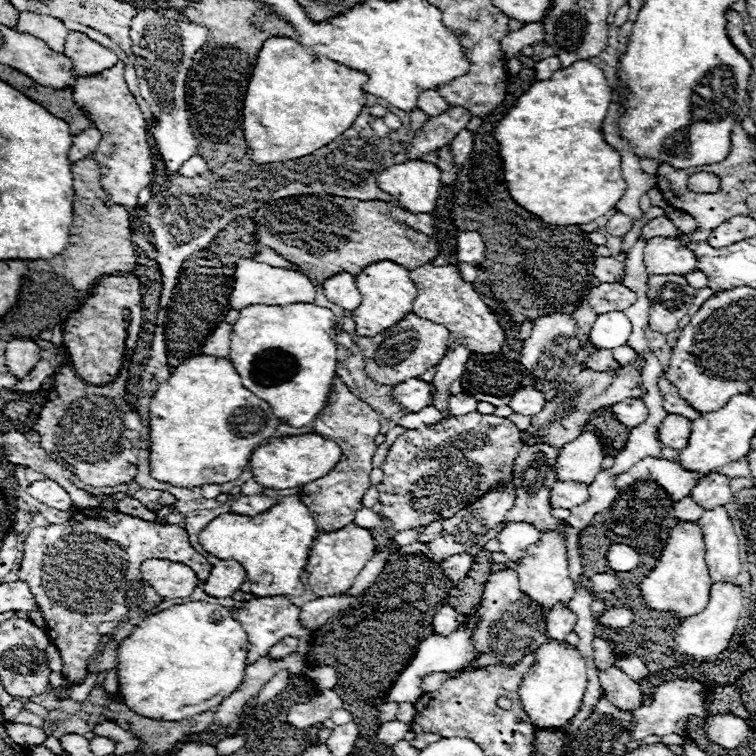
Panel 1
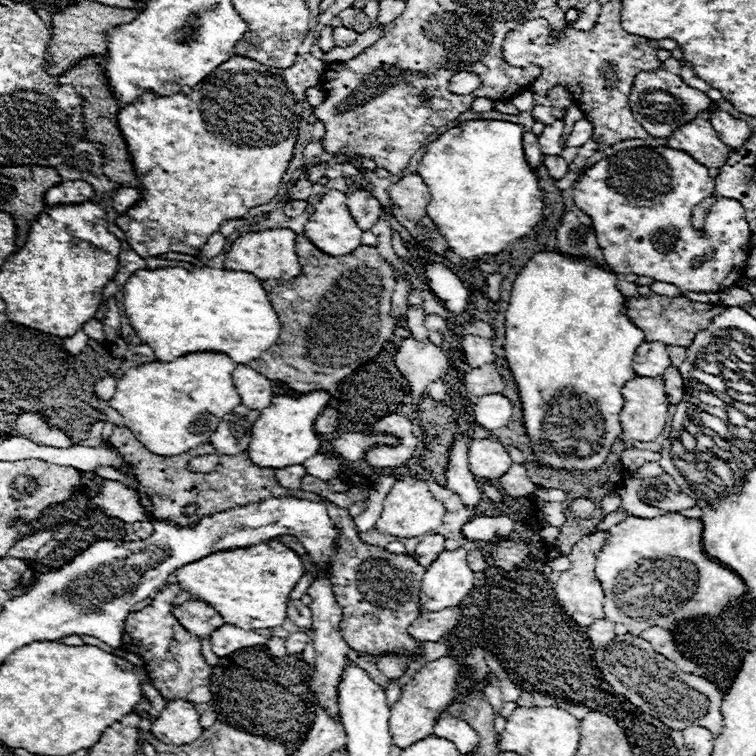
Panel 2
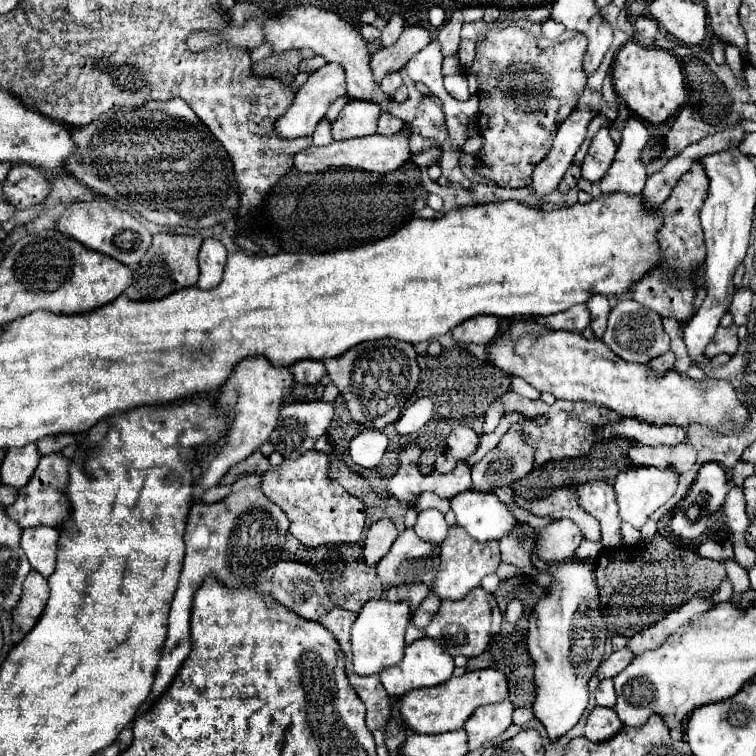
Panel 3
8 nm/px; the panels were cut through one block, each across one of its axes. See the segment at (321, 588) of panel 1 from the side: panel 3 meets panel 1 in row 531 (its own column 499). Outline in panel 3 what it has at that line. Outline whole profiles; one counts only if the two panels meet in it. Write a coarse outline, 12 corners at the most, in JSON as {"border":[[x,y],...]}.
{"border":[[516,318],[490,362],[558,400],[714,434],[750,422],[728,380],[622,360]]}

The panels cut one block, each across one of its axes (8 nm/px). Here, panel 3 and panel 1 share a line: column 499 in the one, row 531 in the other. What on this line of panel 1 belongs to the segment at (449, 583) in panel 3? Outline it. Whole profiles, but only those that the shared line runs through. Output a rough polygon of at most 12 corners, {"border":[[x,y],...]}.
{"border":[[566,528],[542,532],[516,572],[526,596],[550,610],[568,604]]}

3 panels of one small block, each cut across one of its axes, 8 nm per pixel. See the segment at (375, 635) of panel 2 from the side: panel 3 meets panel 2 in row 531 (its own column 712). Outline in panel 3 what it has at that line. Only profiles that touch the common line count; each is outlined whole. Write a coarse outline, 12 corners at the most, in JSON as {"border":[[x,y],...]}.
{"border":[[724,328],[712,338],[706,356],[736,354],[738,336]]}

